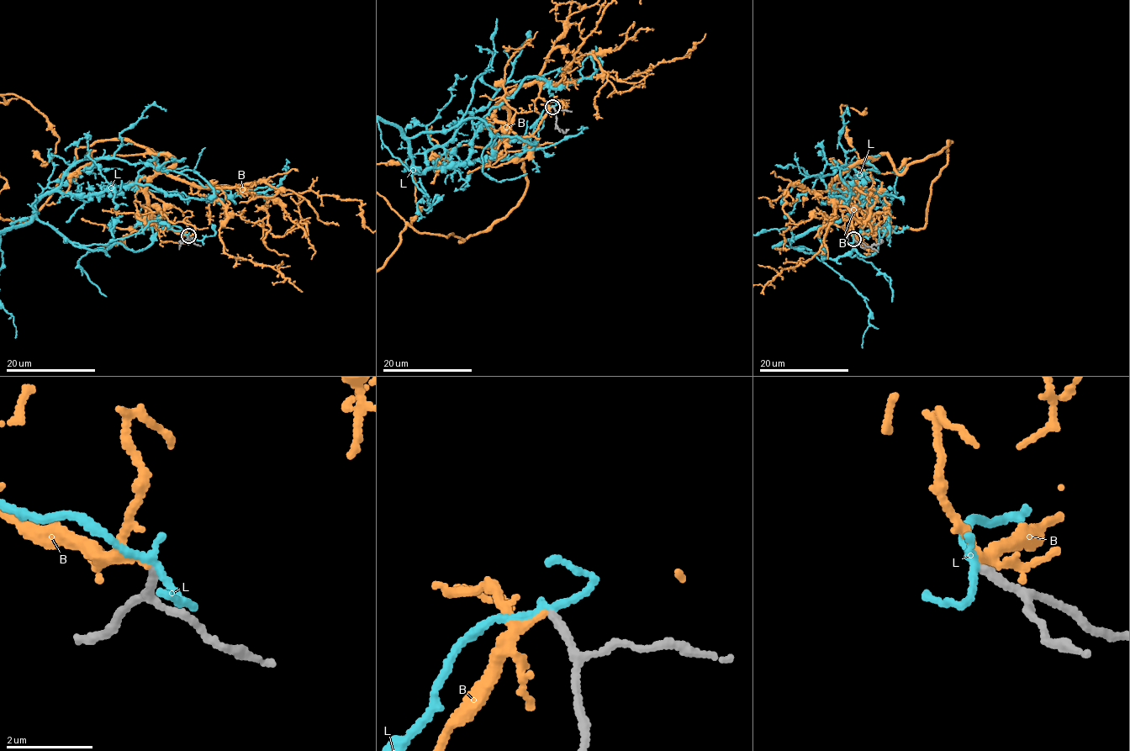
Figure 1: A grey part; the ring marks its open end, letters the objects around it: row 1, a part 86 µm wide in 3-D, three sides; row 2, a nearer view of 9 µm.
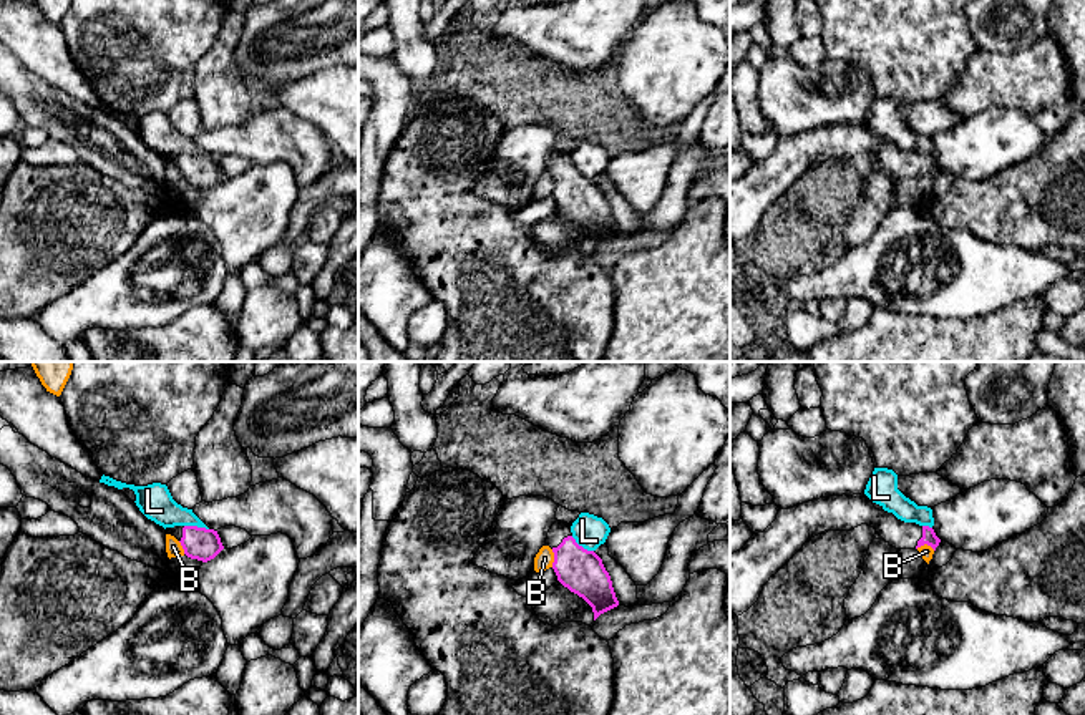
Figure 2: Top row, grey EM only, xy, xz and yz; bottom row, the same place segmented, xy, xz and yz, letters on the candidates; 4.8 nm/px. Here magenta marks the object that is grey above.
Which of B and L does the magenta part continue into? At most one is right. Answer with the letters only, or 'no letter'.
no letter

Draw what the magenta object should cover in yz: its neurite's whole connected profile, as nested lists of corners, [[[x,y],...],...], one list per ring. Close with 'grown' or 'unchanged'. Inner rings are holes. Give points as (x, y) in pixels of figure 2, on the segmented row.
[[[864,493],[820,498],[788,509],[780,509],[776,519],[763,533],[753,534],[740,551],[730,554],[730,610],[737,617],[747,612],[758,601],[770,577],[811,537],[825,531],[851,531],[861,524],[874,528],[876,533],[896,549],[917,549],[927,544],[936,551],[941,542],[932,528],[904,523],[893,513],[876,509]]]; grown

